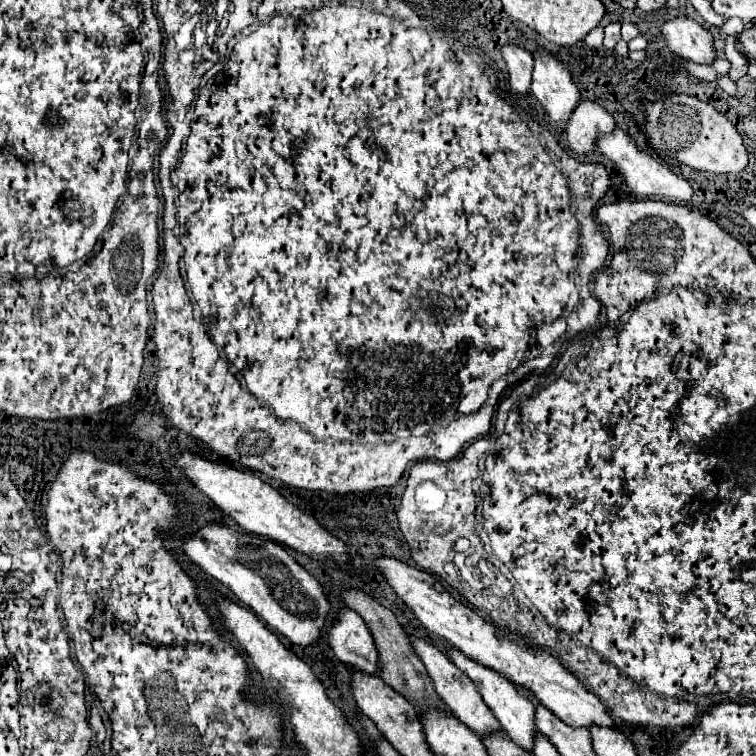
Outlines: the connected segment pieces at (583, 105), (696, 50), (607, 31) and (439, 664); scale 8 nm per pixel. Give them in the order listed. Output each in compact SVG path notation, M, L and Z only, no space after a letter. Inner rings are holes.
M580 98L578 106L572 112L570 122L566 124L568 146L574 154L586 156L596 150L596 136L608 134L614 128L614 118L600 104Z
M674 18L662 26L662 34L670 50L686 60L710 66L716 58L714 36L696 20Z
M612 22L604 28L604 48L612 50L620 40L620 24L618 22Z
M410 636L410 642L412 642L416 654L420 656L420 660L424 662L424 666L426 666L426 670L428 670L428 676L434 680L434 688L436 688L438 696L452 708L454 716L456 716L458 720L462 720L462 724L466 724L476 736L480 736L480 740L484 740L486 736L490 736L490 734L502 730L502 726L498 724L496 716L490 712L490 708L486 708L486 704L484 704L480 692L476 692L474 682L470 682L470 678L468 678L460 668L456 668L456 666L446 658L446 654L442 654L438 648L426 644L426 642L420 640L420 638Z

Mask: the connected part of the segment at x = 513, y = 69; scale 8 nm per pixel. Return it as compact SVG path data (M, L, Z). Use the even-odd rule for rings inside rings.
M504 44L502 58L508 66L512 92L526 94L530 90L530 84L532 84L532 68L534 68L532 54L516 44Z

